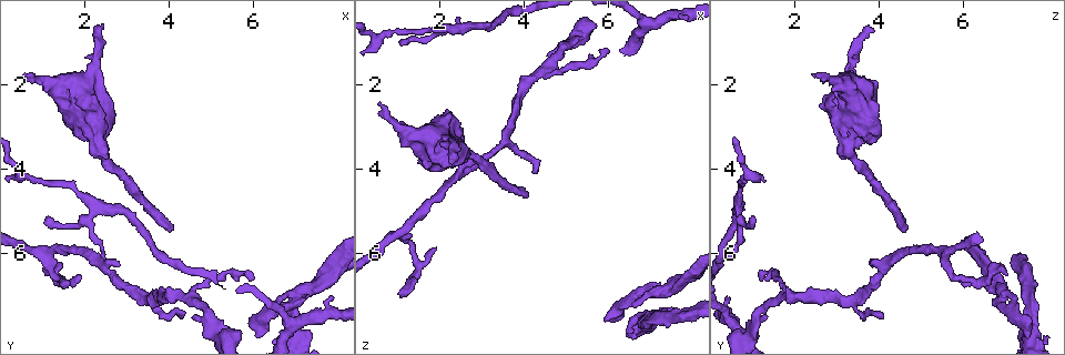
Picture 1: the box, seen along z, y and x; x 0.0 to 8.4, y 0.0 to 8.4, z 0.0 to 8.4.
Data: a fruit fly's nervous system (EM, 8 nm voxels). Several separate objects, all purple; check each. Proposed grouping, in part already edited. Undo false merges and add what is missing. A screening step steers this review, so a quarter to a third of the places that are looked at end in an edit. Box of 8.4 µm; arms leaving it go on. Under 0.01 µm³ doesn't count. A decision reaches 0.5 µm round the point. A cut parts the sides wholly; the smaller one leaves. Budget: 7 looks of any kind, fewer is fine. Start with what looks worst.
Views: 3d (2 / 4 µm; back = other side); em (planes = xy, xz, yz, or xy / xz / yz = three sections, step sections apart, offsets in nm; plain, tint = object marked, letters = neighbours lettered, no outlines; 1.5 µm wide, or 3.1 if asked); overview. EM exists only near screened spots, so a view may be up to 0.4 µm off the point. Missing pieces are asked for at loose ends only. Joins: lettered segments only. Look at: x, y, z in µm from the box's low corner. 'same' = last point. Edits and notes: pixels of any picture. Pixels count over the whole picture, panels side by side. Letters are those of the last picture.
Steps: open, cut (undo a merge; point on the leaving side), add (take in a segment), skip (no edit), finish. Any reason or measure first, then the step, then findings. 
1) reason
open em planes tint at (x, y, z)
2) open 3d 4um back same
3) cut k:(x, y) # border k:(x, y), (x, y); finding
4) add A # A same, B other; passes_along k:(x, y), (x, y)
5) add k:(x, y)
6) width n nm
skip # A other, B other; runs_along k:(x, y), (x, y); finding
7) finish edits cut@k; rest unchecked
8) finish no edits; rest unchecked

branch stops here
open 3d 2um at (4.05, 5.40, 4.70)

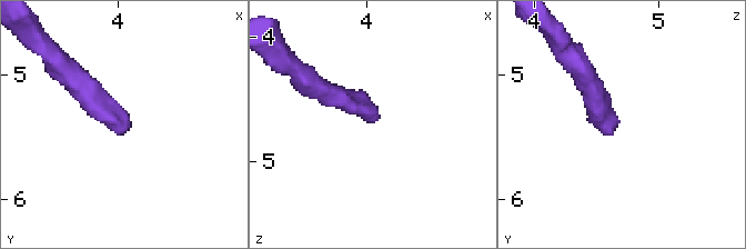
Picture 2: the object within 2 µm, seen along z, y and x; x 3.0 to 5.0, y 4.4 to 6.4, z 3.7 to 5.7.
open em xz step 4 tint at (4.06, 5.40, 4.68)

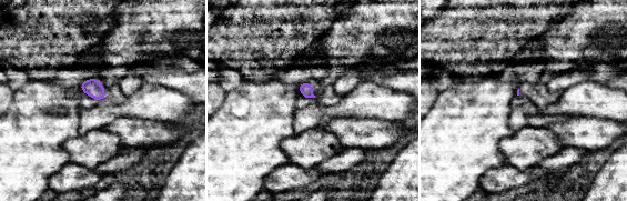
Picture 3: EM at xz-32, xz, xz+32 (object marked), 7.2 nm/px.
cut it another way
open em yz step 4 letters same

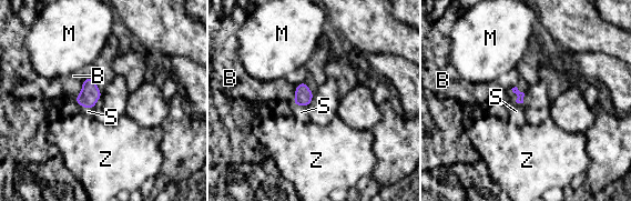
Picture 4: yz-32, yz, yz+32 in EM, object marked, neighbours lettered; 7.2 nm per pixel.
longest_contact S 100 nm
add S # B other, M other, S same, Z other; passes_along 4:(303, 94), (301, 104), (301, 112); the cell continues

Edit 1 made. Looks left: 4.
three arms meet
open 3d 2um at (1.15, 6.00, 5.45)

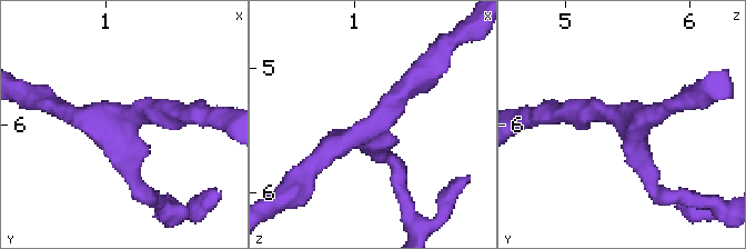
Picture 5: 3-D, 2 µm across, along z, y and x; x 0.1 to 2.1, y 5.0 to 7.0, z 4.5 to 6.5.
open em xz step 8 tint at (1.14, 5.96, 5.52)

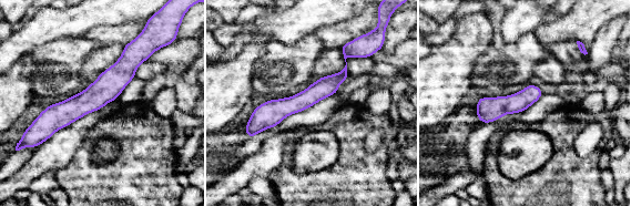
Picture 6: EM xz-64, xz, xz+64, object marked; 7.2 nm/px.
open em xz step 8 letters same

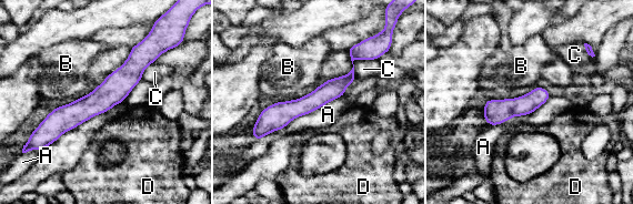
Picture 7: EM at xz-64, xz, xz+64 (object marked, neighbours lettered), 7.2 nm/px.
arms 3
skip # A other, B other, C other, D other; runs_along 7:(152, 57), (101, 100), (44, 129); all the same cell

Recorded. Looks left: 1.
finish edits add@4; rest unchecked

